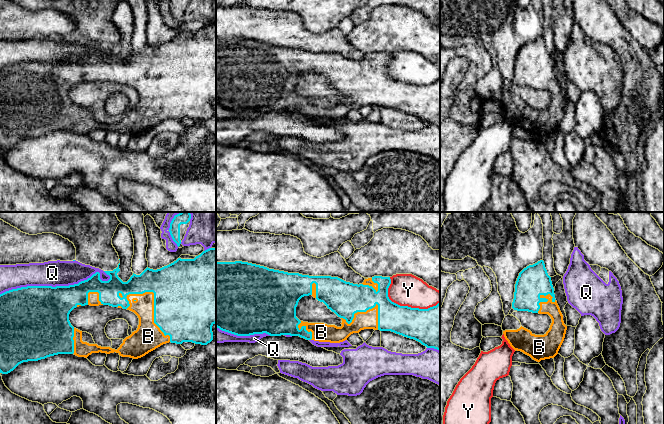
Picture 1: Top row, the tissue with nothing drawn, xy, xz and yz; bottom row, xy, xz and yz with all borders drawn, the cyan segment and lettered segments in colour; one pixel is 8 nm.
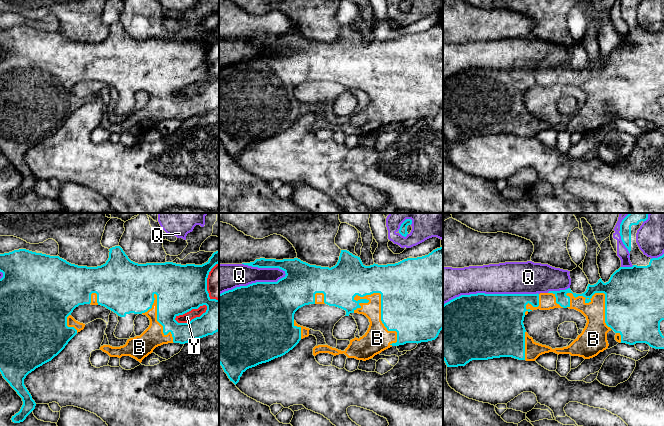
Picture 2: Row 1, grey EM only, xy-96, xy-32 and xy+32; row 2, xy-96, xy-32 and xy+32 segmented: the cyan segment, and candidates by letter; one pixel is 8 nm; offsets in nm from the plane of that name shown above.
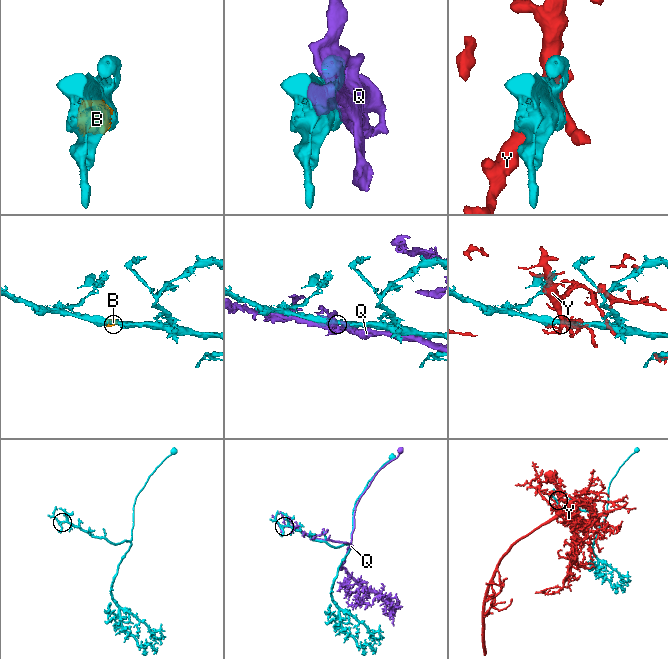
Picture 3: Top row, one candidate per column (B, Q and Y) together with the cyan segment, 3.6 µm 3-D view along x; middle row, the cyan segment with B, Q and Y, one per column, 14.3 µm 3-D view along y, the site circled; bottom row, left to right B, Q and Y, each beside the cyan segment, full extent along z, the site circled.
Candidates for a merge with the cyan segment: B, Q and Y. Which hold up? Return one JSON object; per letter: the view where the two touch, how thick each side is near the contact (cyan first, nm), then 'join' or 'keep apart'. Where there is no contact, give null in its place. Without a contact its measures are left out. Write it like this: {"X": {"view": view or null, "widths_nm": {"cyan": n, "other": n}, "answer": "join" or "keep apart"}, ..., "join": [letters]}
{"B": {"view": "xy", "widths_nm": {"cyan": 500, "other": 220}, "answer": "join"}, "Q": {"view": "xy", "widths_nm": {"cyan": 440, "other": 200}, "answer": "keep apart"}, "Y": {"view": "xz", "widths_nm": {"cyan": 280, "other": 260}, "answer": "keep apart"}, "join": ["B"]}

